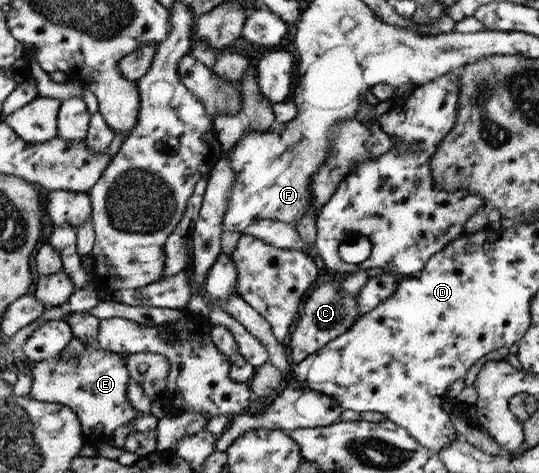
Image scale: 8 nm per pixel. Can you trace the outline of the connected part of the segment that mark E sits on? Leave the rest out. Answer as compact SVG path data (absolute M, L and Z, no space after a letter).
M103 349L86 351L79 357L63 359L62 355L51 357L43 361L35 362L32 371L32 386L30 396L37 401L59 403L70 407L82 422L82 431L85 433L85 442L98 444L103 440L110 440L117 429L129 424L133 432L150 432L155 430L158 424L158 417L147 413L137 413L133 405L130 404L129 389L130 372L126 368L126 354L113 353Z

